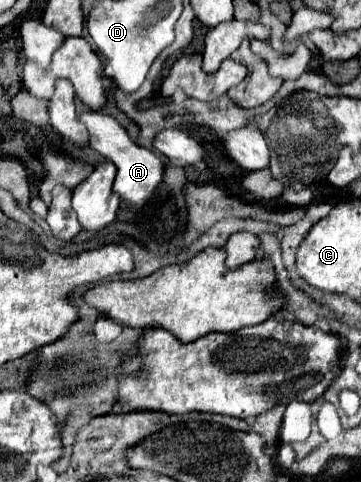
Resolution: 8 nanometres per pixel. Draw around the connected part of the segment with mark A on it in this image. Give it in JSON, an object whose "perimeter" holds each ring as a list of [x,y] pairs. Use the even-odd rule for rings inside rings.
{"perimeter":[[[88,111],[80,115],[80,121],[88,127],[90,133],[90,147],[94,151],[98,151],[104,159],[110,159],[118,173],[116,173],[116,181],[114,181],[114,193],[118,193],[122,199],[126,199],[128,203],[132,203],[134,207],[144,207],[148,203],[148,199],[154,195],[156,187],[162,183],[164,177],[164,159],[158,153],[150,153],[150,149],[144,149],[140,145],[136,145],[124,127],[120,127],[120,123],[110,117],[104,115],[102,111]]]}

